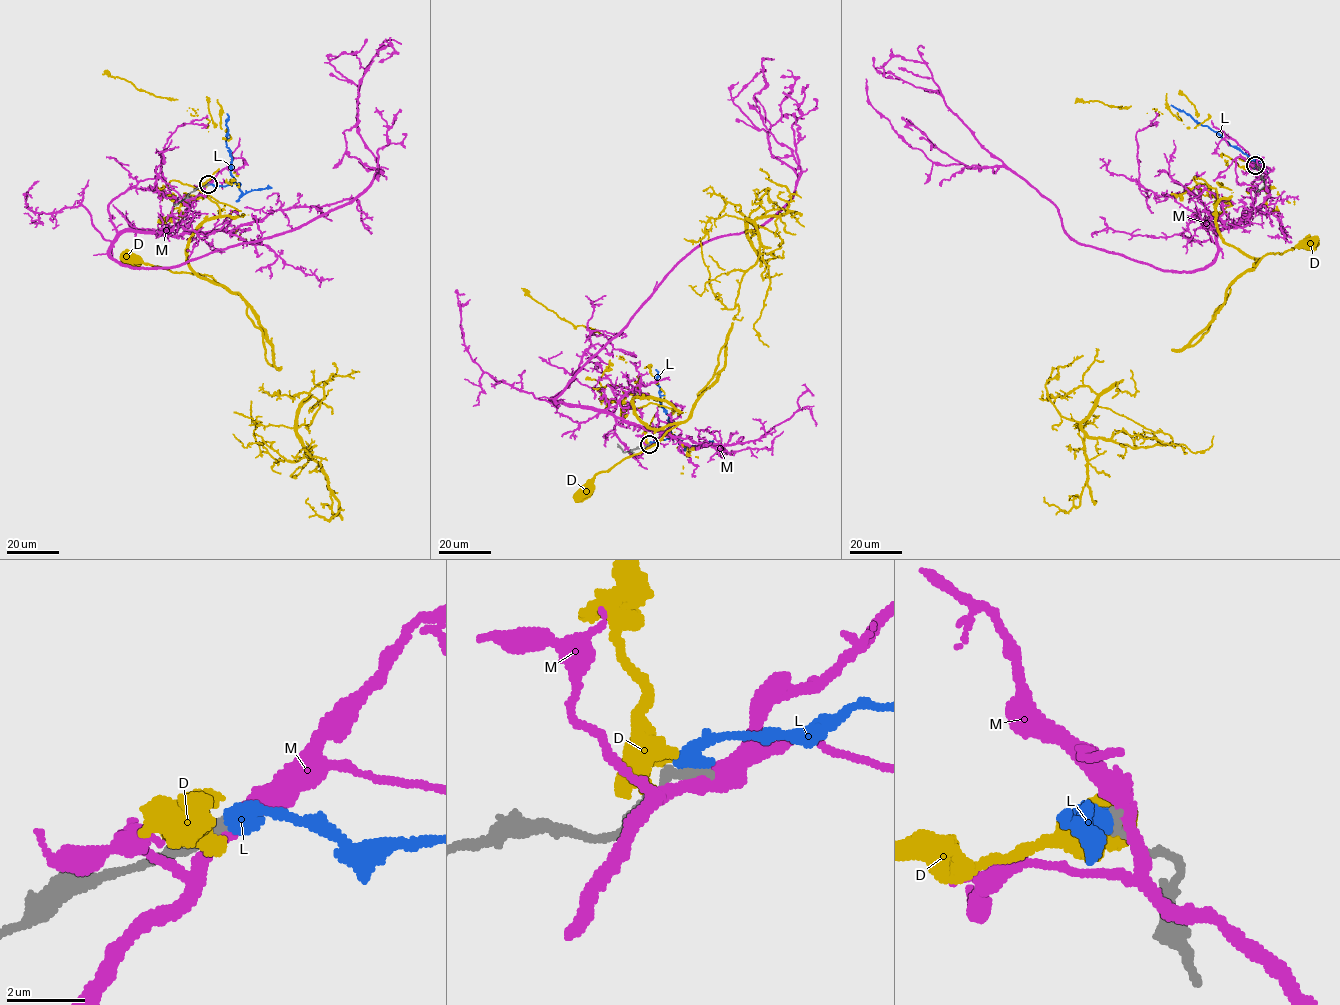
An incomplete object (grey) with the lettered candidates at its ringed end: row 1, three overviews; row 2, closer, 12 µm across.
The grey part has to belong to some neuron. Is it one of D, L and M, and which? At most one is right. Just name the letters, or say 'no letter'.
L

